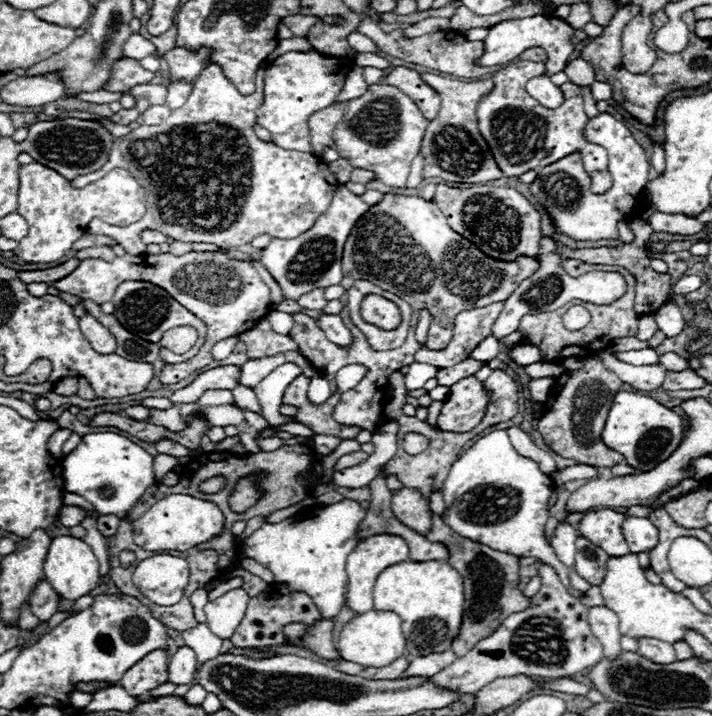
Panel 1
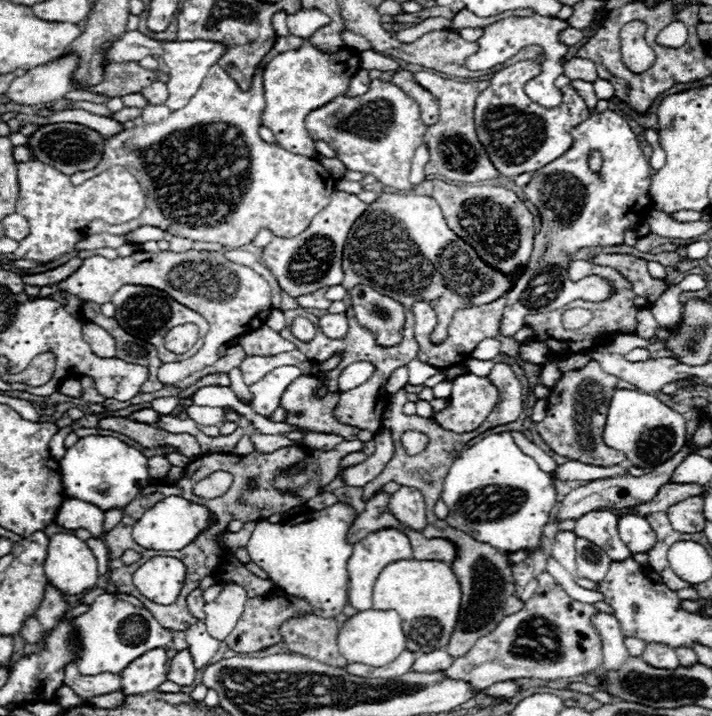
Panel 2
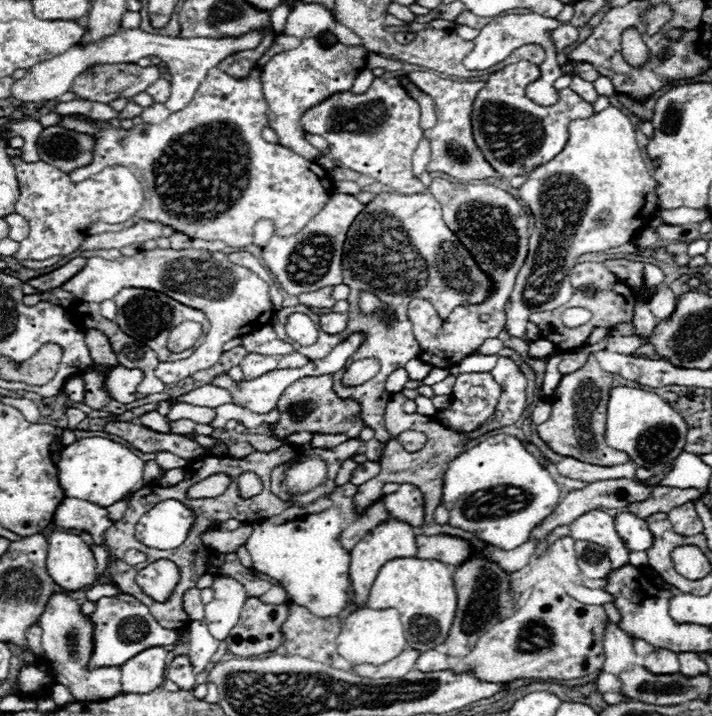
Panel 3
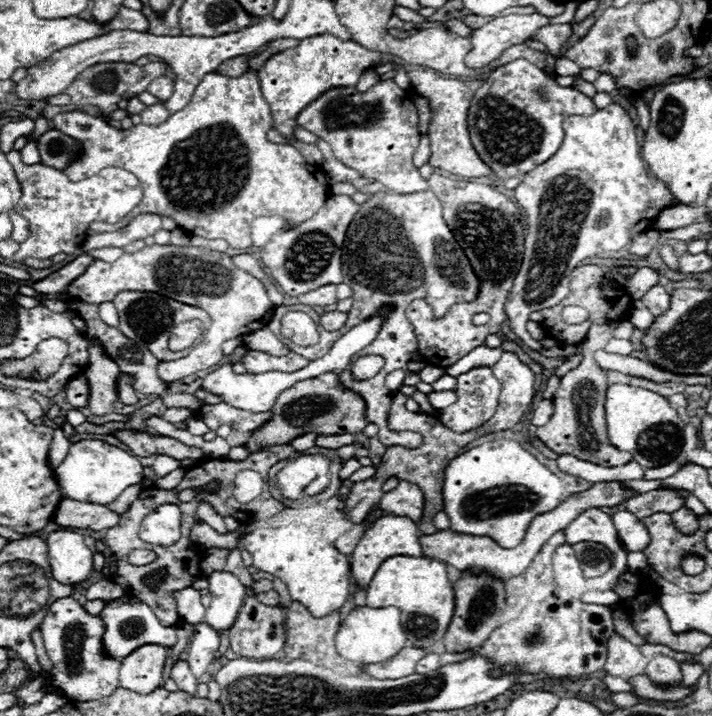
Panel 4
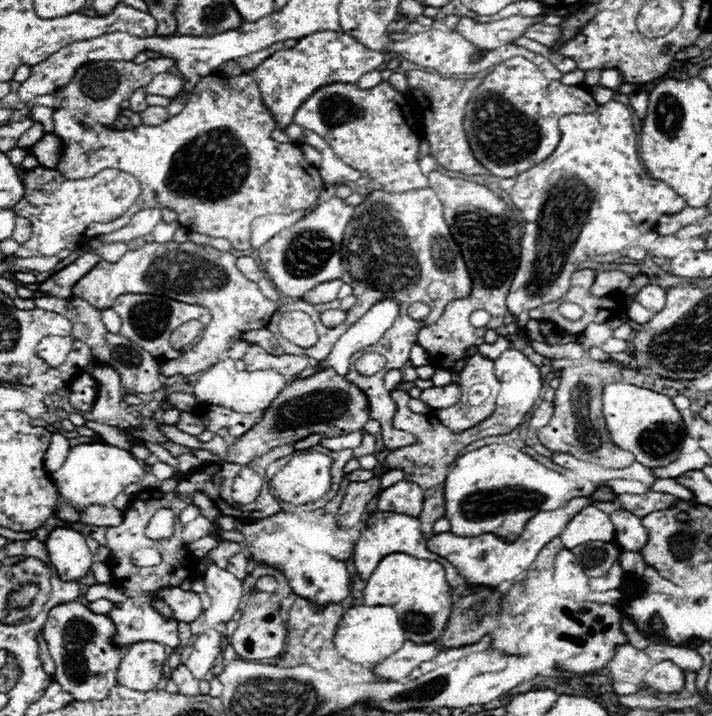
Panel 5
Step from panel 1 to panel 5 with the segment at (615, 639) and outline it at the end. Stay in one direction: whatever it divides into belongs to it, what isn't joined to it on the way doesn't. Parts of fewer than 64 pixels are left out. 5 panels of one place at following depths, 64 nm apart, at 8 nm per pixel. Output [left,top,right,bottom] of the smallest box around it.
[608,644,652,682]

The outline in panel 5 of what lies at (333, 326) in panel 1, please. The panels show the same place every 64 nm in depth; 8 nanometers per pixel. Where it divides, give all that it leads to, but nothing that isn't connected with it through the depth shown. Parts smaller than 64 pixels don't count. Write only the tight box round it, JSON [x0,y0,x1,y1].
[320,310,346,326]

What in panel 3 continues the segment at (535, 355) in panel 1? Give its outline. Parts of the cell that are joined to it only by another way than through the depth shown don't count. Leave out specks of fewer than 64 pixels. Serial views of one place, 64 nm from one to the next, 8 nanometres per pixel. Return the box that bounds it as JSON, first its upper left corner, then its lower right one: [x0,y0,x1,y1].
[530,339,555,358]

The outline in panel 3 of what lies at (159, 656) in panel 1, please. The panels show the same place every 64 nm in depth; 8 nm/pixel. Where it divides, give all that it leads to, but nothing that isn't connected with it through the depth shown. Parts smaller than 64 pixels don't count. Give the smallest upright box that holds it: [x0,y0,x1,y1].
[122,646,166,694]

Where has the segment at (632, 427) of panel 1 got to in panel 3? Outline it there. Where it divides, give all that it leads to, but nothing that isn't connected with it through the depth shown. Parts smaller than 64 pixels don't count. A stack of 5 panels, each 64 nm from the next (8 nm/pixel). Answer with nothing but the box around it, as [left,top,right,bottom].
[606,386,686,468]

